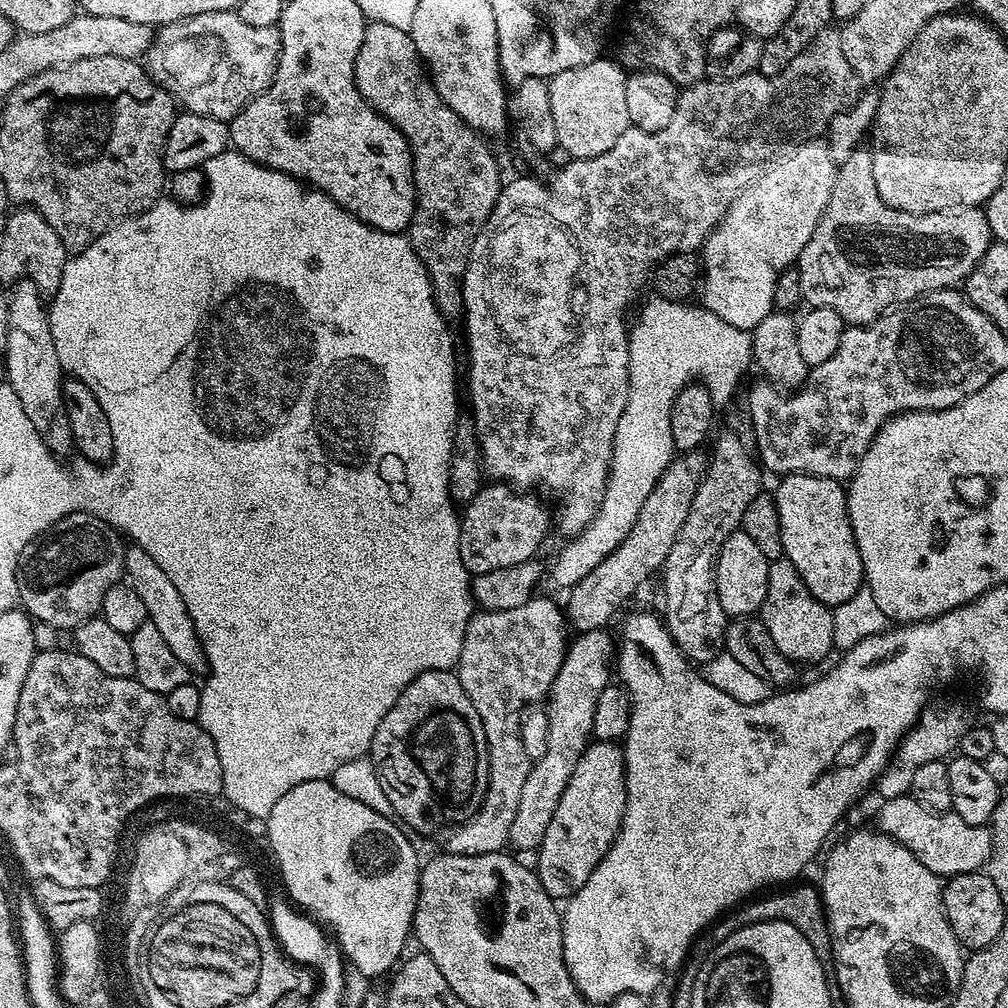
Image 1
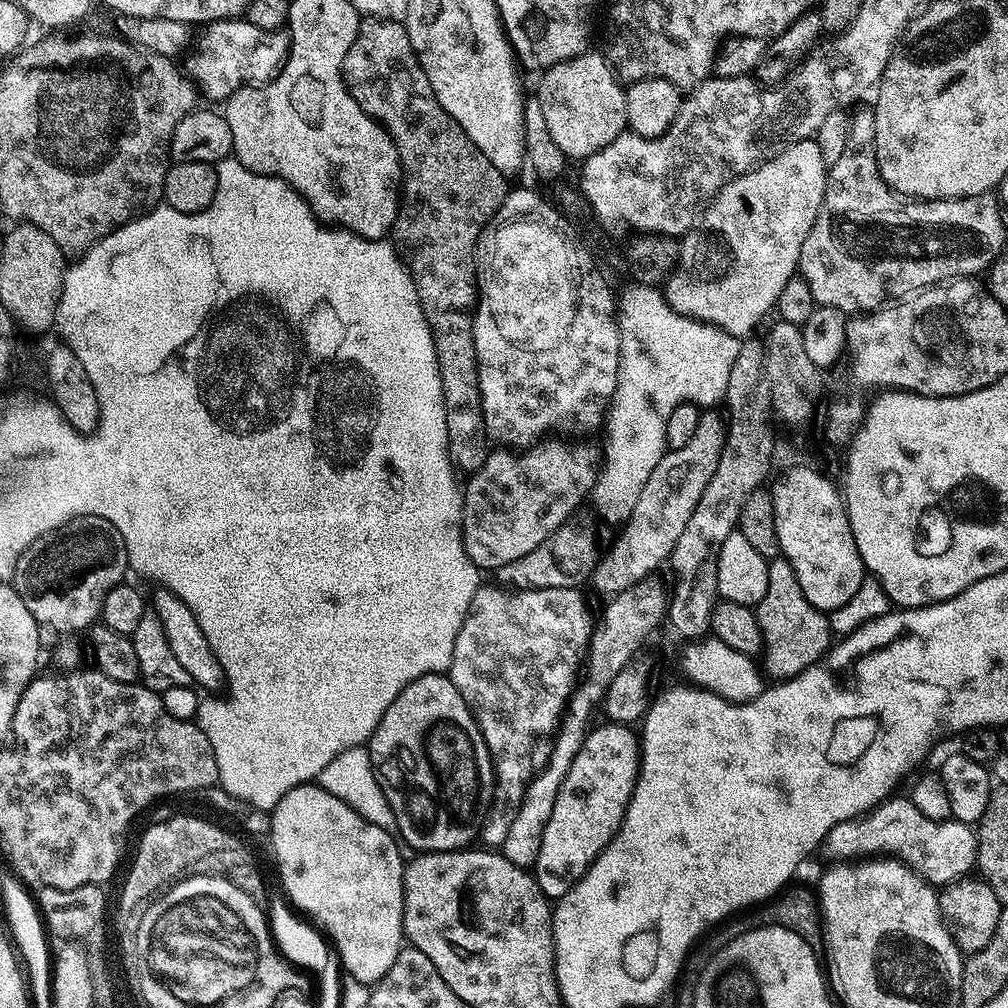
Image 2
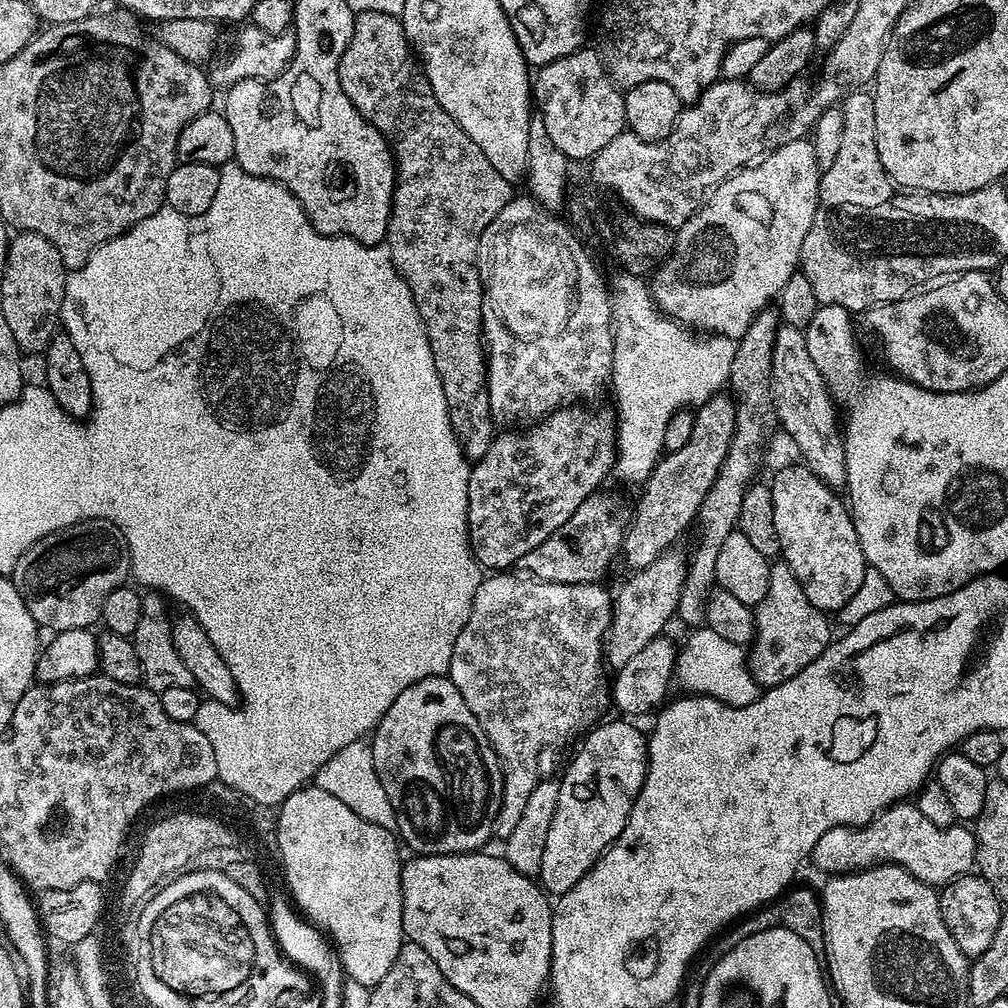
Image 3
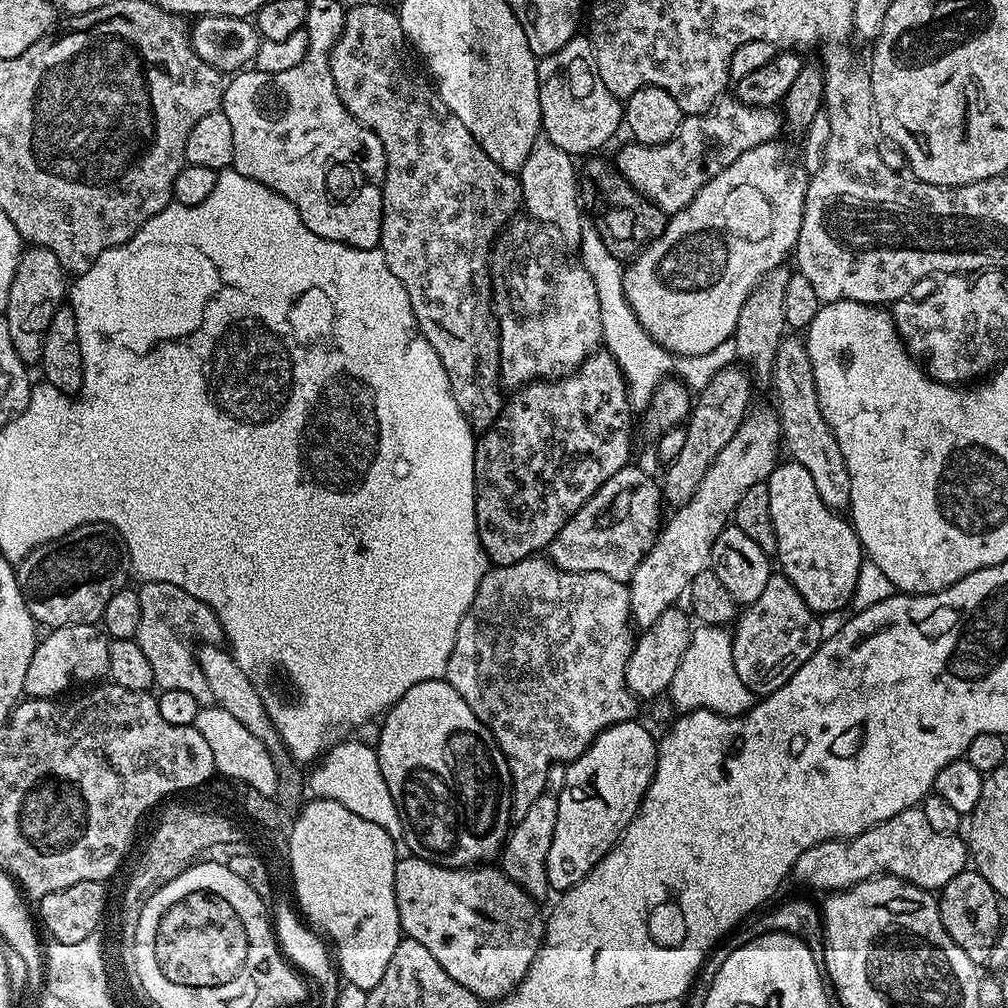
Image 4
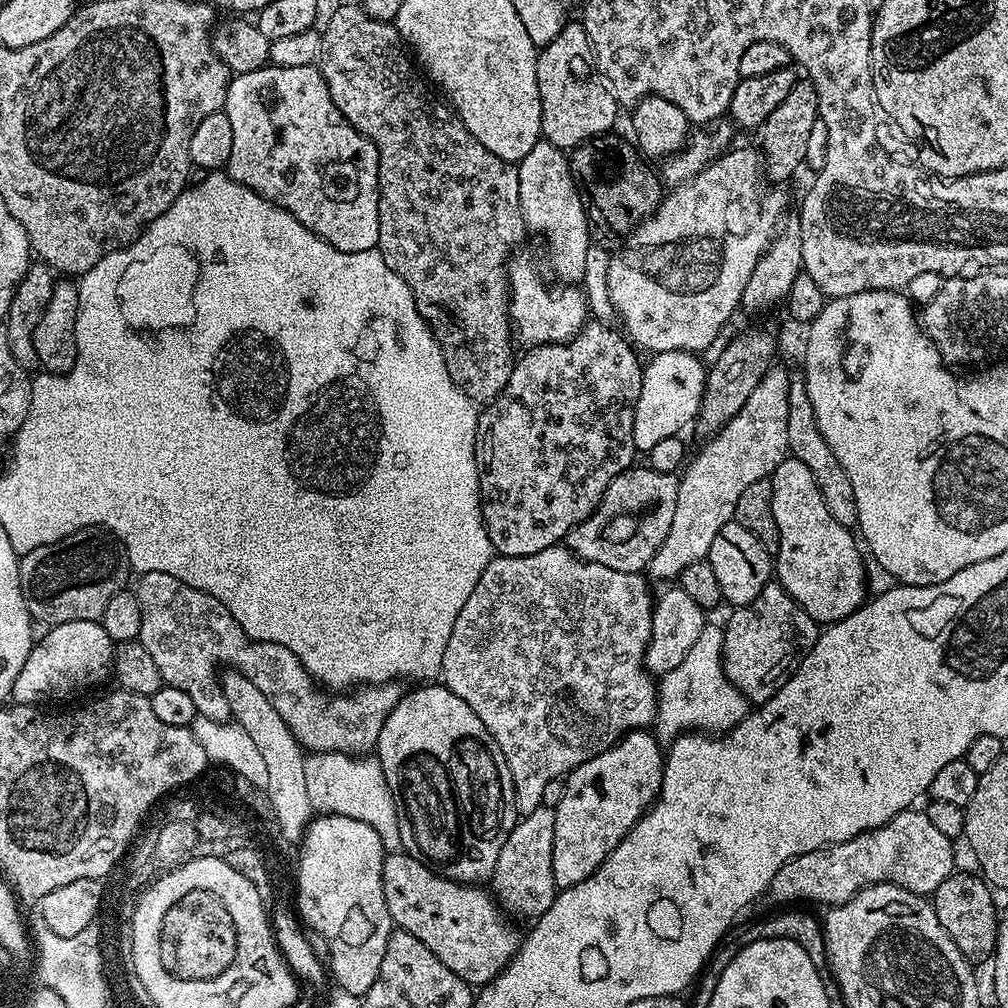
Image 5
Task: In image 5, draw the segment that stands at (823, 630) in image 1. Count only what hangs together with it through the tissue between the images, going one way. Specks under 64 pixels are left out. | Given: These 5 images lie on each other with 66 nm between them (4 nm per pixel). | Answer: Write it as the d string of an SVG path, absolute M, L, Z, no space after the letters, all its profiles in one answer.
M769 582L762 590L762 594L754 598L754 602L741 604L733 612L736 613L722 624L724 673L729 682L747 698L749 705L759 706L765 704L794 674L804 655L814 646L818 625L810 618L810 614L806 614L806 610L802 610L802 606L798 606L798 602L794 602L794 598L790 598L790 594L779 582Z

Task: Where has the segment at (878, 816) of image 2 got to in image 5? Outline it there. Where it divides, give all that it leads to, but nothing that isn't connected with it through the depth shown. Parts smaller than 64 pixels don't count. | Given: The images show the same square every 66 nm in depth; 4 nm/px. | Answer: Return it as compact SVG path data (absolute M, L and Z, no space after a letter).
M916 811L899 812L881 828L786 861L778 874L774 874L770 896L776 900L809 900L812 904L835 906L844 904L872 884L889 883L931 897L957 867L956 852L952 849L954 841L930 823L927 811Z

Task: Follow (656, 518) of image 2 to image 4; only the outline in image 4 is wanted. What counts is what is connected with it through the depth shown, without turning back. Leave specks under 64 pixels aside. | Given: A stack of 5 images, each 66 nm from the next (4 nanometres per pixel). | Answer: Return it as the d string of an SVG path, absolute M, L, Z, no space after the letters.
M729 366L720 368L712 379L699 389L697 398L691 405L688 419L683 425L686 430L686 443L682 446L682 451L678 453L678 458L674 458L667 465L662 476L662 496L668 500L672 506L679 506L690 502L694 490L698 490L698 482L710 470L714 458L722 454L726 442L734 438L738 426L742 426L745 416L750 411L748 403L752 400L752 384L754 380L743 367Z

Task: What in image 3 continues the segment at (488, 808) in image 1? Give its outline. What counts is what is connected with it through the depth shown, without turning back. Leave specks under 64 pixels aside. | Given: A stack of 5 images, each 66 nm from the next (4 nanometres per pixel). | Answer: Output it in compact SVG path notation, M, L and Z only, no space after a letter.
M508 570L501 571L499 574L488 574L481 579L478 590L474 594L474 602L472 603L472 609L470 614L466 618L466 622L462 626L462 634L458 634L458 642L454 642L454 654L450 658L450 666L446 673L448 679L454 682L454 686L458 686L458 694L462 694L462 698L466 698L466 706L470 706L470 714L474 714L474 718L478 718L478 726L482 726L482 730L486 734L486 738L491 742L492 748L496 752L496 756L500 760L500 767L504 770L504 785L502 786L502 802L500 804L500 809L496 815L496 827L494 829L495 835L500 836L500 840L506 842L510 838L510 834L514 834L514 826L518 826L518 821L522 818L523 812L526 811L526 801L530 798L531 792L534 791L534 786L541 779L541 774L538 768L538 754L543 748L556 748L564 744L572 735L576 732L576 727L579 726L580 720L576 716L572 716L576 712L576 707L579 704L584 704L592 695L596 692L596 687L600 684L600 664L602 668L602 661L605 659L604 655L604 642L608 634L608 627L612 625L612 610L614 607L614 596L610 591L607 592L603 588L603 583L597 582L594 584L559 584L558 582L546 582L545 580L534 580L529 578L527 575L519 574L520 576L511 576L513 573Z

